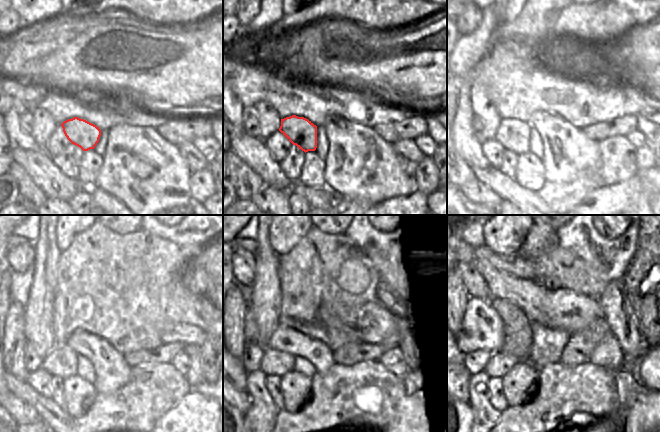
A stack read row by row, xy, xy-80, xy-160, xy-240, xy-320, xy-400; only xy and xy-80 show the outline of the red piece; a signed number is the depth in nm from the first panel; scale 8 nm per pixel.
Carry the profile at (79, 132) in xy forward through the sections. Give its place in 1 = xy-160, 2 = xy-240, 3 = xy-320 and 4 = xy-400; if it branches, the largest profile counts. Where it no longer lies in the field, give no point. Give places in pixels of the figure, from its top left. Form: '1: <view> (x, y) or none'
1: xy-160 (513, 134)
2: xy-240 (61, 361)
3: xy-320 (274, 362)
4: xy-400 (499, 364)

